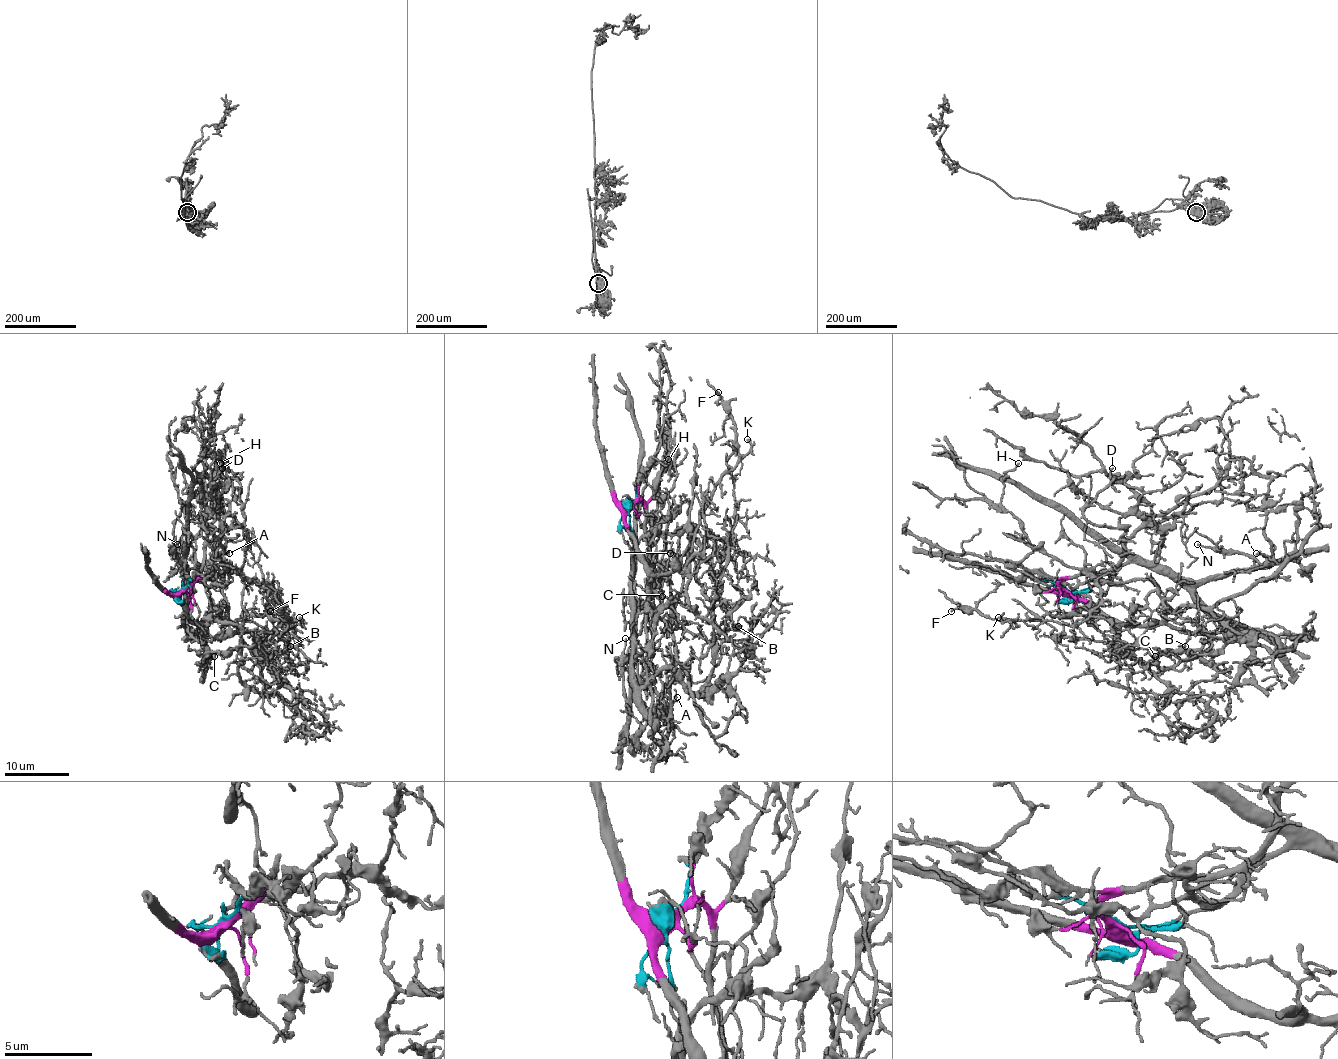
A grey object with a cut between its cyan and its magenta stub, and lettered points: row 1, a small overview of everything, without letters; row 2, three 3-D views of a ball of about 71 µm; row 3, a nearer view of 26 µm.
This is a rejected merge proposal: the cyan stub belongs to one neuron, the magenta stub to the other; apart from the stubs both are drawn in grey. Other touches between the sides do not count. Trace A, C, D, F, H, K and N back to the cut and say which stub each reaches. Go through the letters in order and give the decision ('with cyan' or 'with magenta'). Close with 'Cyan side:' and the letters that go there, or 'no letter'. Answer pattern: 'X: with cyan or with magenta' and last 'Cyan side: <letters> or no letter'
A: with magenta
C: with cyan
D: with magenta
F: with magenta
H: with magenta
K: with magenta
N: with cyan
Cyan side: C, N

